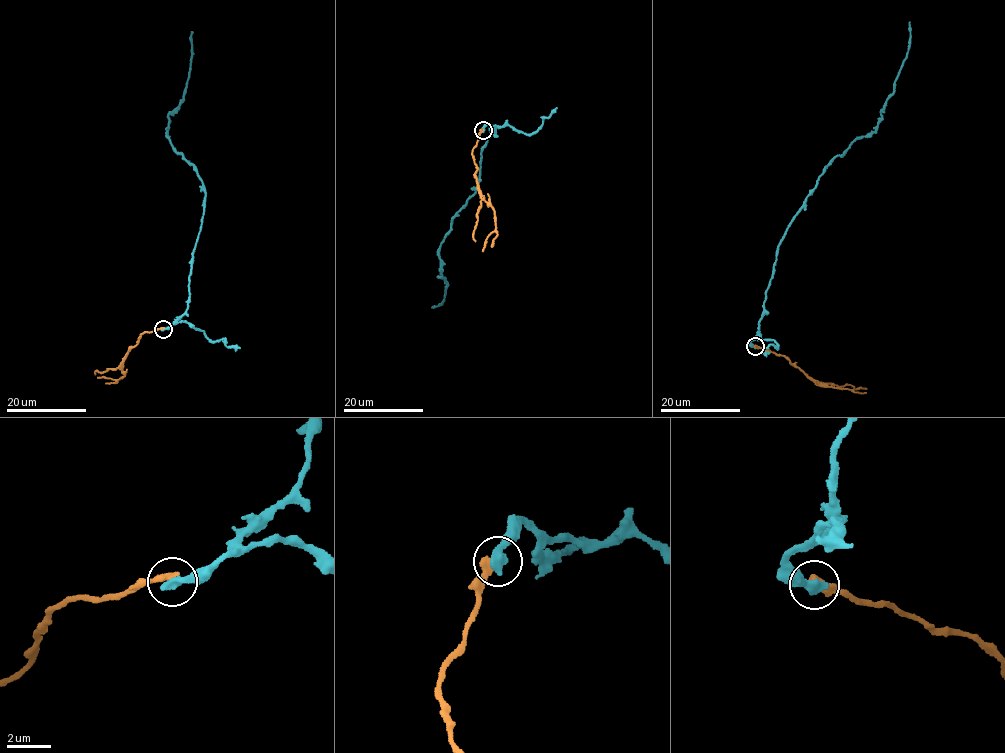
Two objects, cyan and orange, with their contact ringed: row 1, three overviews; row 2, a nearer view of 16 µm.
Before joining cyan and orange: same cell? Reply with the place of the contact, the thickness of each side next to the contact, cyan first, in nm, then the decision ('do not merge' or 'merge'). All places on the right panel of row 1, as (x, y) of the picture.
at (755, 346); 500 nm thick on the cyan side, 400 nm on the other; do not merge

